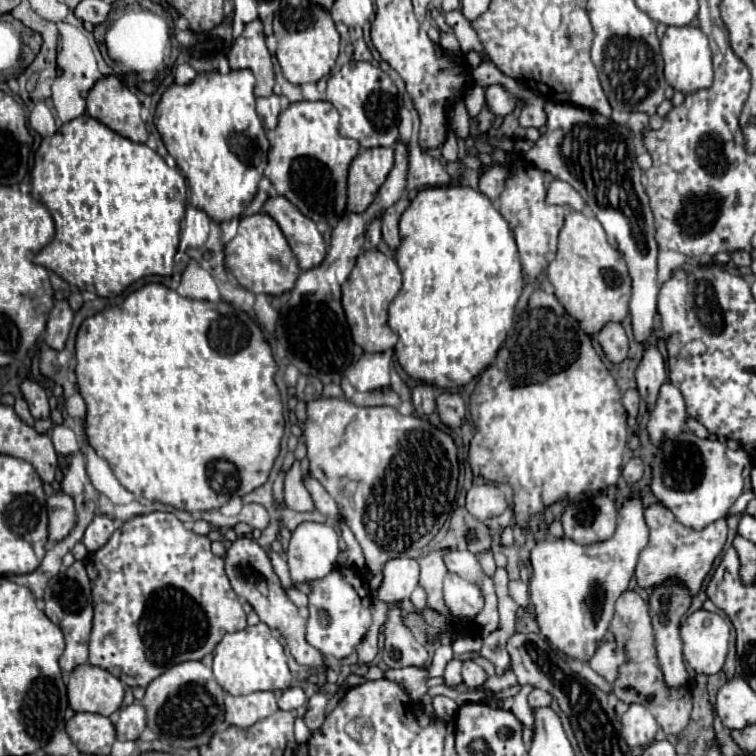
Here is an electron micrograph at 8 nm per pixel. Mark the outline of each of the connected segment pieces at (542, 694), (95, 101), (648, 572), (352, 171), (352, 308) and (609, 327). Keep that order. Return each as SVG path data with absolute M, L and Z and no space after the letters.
M533 689L531 693L529 693L529 707L531 709L539 709L539 707L547 707L553 699L551 699L551 695L547 693L547 691L541 691L541 689Z
M115 75L103 77L93 85L87 95L87 113L131 141L147 141L141 103Z
M657 503L657 505L647 507L645 521L649 525L651 535L649 535L649 545L639 553L639 561L637 561L637 569L635 569L639 587L651 589L653 585L657 585L669 577L677 577L679 581L683 581L689 587L691 595L697 595L703 579L711 571L715 557L721 553L721 549L725 545L725 539L727 539L725 519L711 523L703 531L695 531L695 529L689 529L689 527L681 525L679 521L675 521L673 513L665 505Z
M375 147L361 151L349 167L349 201L347 211L363 213L375 193L393 169L393 147Z
M365 251L357 257L357 263L343 285L343 309L353 335L353 341L367 353L389 351L397 343L397 335L387 325L387 307L401 291L401 271L393 257L381 251Z
M607 323L599 333L599 345L611 363L621 363L627 359L629 341L621 323Z

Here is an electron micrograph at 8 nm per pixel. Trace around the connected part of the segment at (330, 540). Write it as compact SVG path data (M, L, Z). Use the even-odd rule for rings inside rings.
M301 523L287 547L289 573L295 585L309 583L337 567L339 535L329 523Z

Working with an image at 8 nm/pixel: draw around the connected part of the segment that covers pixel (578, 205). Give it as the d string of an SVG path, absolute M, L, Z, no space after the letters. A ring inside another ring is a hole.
M553 179L547 187L547 205L565 205L571 207L575 211L583 211L585 209L585 201L581 199L581 195L565 181L561 179Z

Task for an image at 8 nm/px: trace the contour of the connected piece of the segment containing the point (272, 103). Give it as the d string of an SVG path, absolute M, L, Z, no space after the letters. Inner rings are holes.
M271 95L271 97L261 97L257 99L257 113L263 121L263 127L269 131L269 129L275 129L277 125L277 119L279 119L279 97L277 95Z

